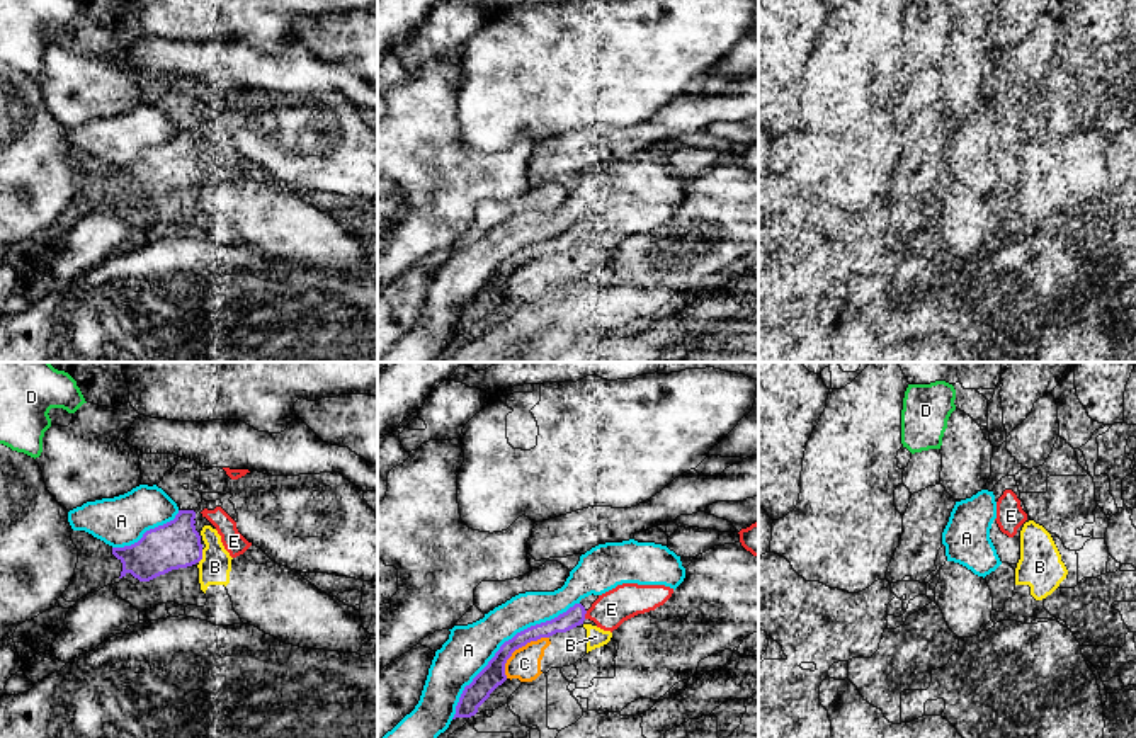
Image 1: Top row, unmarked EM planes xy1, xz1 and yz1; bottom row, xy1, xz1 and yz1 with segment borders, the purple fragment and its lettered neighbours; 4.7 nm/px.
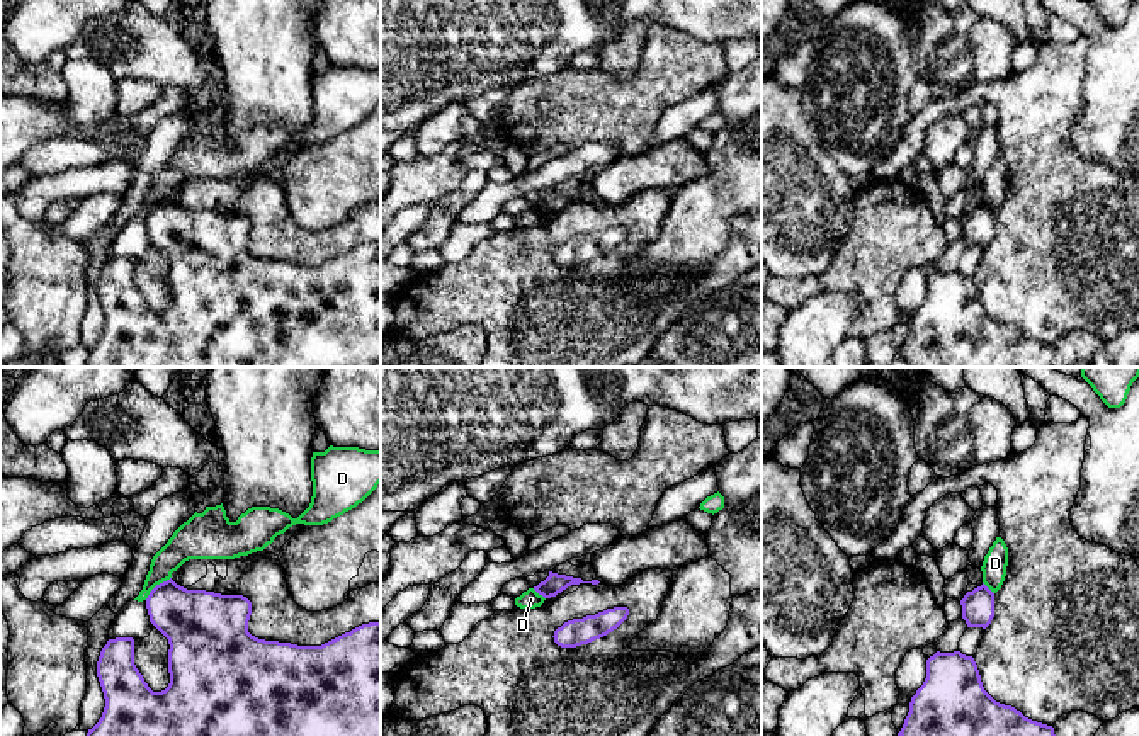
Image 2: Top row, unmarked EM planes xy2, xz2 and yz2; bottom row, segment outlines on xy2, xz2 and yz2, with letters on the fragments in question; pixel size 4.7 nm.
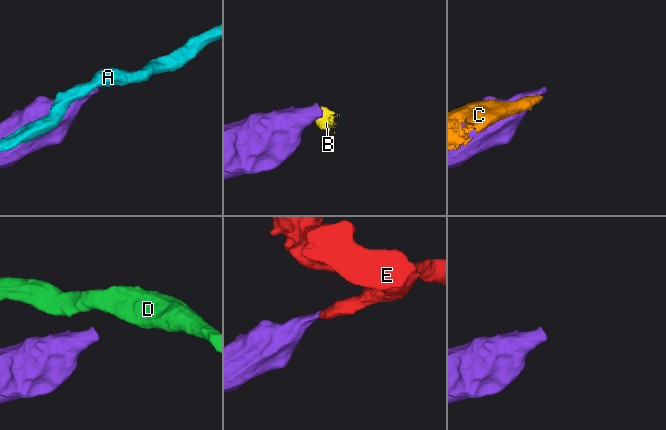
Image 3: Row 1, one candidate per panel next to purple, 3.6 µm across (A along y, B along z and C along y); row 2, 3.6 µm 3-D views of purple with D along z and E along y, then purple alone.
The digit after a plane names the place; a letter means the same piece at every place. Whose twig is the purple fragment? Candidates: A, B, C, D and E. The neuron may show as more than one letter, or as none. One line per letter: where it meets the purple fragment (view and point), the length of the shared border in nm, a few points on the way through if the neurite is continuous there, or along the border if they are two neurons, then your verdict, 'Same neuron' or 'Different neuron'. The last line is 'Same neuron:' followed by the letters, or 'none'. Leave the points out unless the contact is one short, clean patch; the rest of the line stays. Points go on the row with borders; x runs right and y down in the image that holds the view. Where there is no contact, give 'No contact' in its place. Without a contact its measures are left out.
A: Touches purple at xz1 (504, 643). Shared border 800 nm. Different neuron
B: Touches purple at xy1 (201, 556). Shared border 70 nm. Different neuron
C: Touches purple at xz1 (517, 648). Shared border 280 nm. Boundary: xz1 (548, 636), (519, 647), (505, 664), (505, 677). Different neuron
D: Touches purple at xy2 (157, 585). Shared border 170 nm. Boundary: xy2 (170, 577), (160, 582), (145, 599). Different neuron
E: Touches purple at xz1 (585, 613). Shared border 40 nm. Same neuron
Same neuron: E

